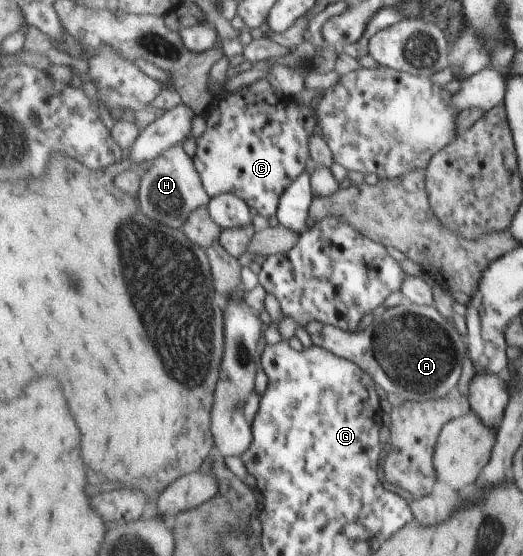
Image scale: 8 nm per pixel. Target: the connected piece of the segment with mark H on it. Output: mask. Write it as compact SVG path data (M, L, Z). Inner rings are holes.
M182 143L170 147L154 159L150 168L142 175L140 193L137 198L145 215L178 230L184 227L193 211L198 207L207 206L212 201L208 191L204 188L194 156L187 155Z

